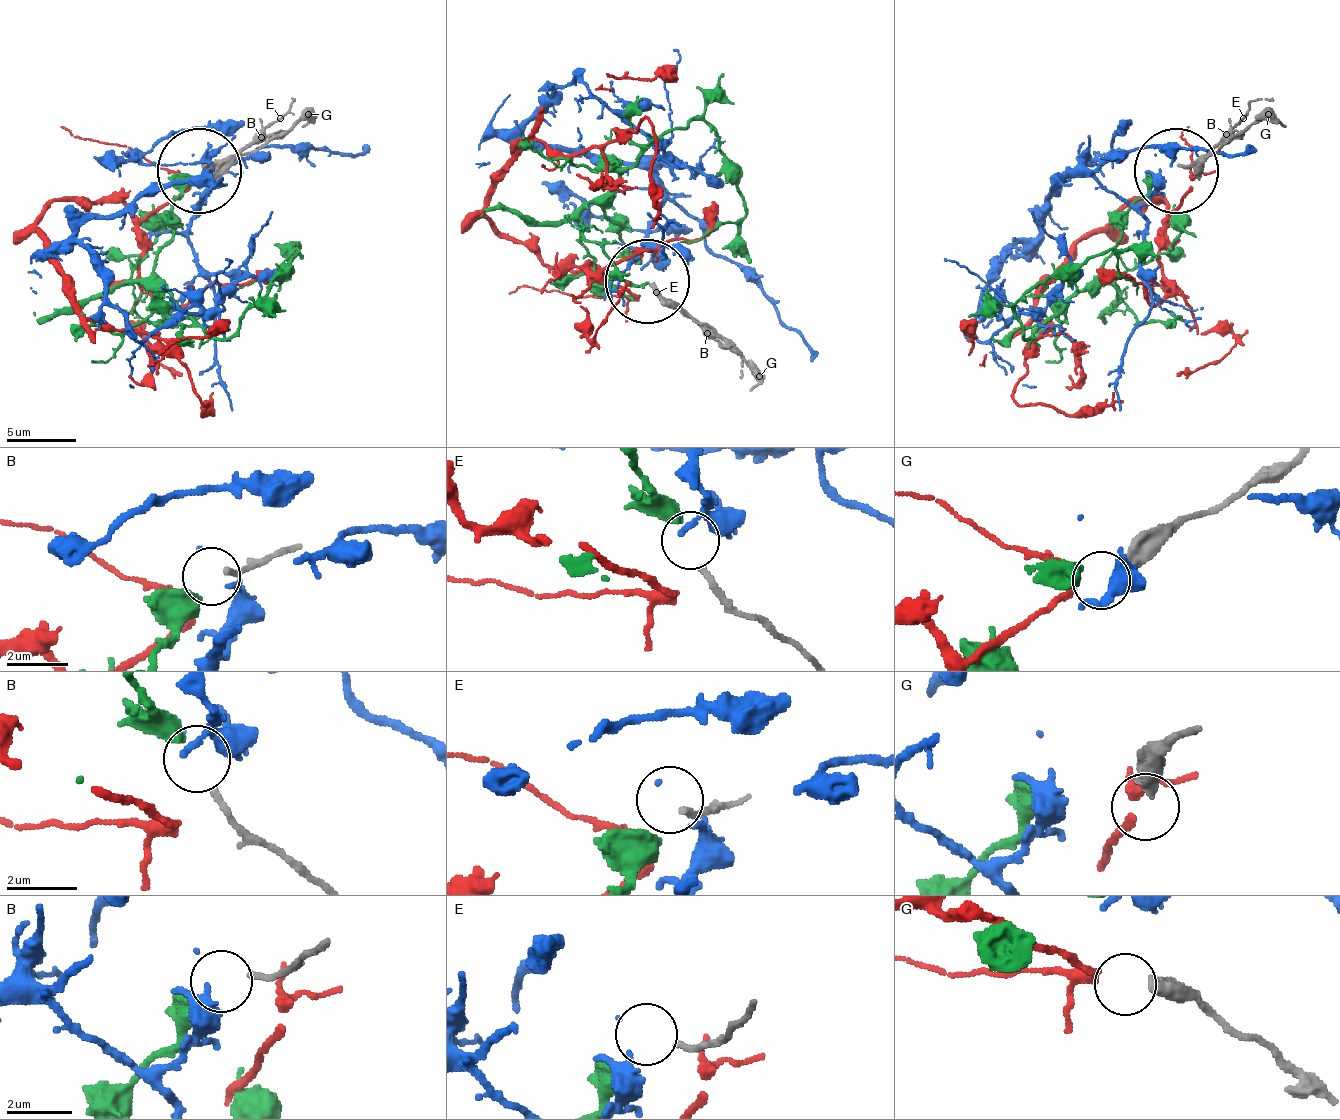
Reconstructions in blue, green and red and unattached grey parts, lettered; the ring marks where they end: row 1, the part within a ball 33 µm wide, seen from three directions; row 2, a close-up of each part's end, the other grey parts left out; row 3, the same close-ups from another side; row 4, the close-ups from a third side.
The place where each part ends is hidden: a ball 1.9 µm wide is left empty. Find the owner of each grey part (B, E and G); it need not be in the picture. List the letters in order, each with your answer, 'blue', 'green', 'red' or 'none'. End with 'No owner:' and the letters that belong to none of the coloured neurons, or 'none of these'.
B: green
E: none
G: red
No owner: E

